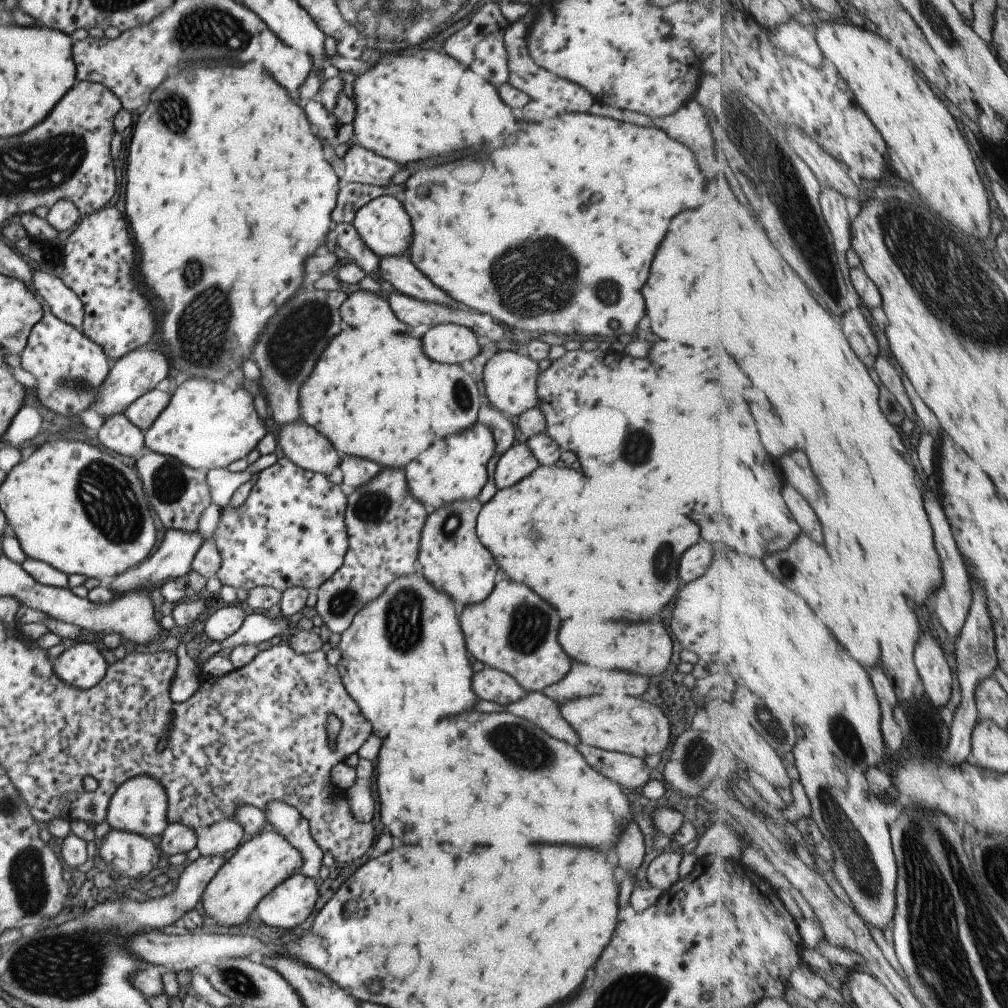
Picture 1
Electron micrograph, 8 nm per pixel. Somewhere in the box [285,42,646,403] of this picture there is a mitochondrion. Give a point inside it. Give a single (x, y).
(536, 277)

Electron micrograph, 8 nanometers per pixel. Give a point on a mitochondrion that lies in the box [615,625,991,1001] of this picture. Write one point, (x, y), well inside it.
(854, 851)

